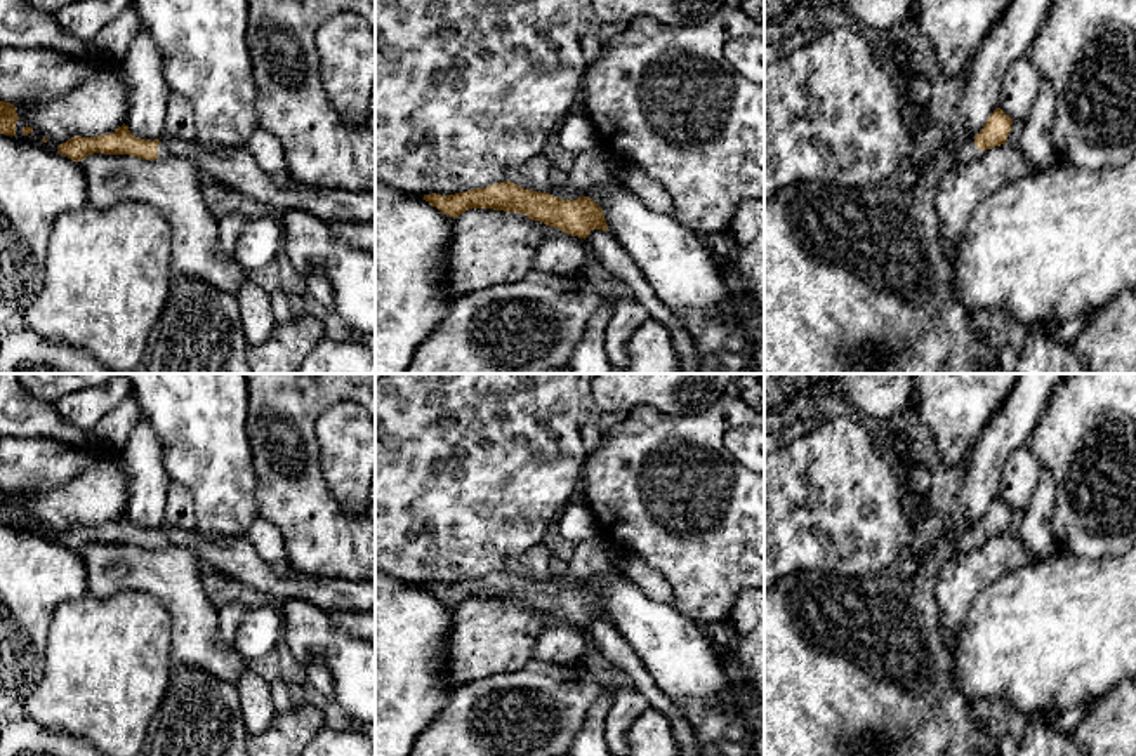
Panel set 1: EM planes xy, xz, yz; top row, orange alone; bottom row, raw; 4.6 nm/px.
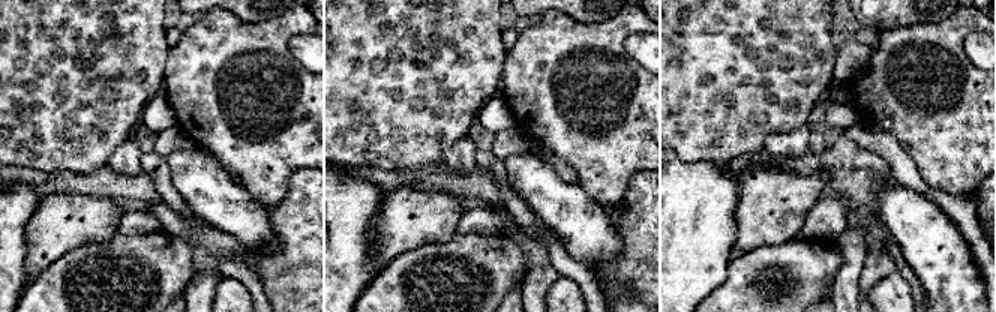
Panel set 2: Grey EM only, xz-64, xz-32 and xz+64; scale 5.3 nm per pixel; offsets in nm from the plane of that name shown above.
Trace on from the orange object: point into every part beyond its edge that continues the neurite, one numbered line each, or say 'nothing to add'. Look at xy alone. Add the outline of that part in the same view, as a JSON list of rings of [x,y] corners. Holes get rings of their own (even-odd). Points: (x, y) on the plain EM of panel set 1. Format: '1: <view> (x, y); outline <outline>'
1: xy (233, 558); outline [[[162,525],[158,549],[167,547],[195,551],[207,574],[215,574],[222,580],[234,580],[254,596],[273,598],[280,603],[299,598],[332,613],[375,607],[375,584],[307,575],[287,560],[266,561],[245,537],[207,535],[196,528]]]

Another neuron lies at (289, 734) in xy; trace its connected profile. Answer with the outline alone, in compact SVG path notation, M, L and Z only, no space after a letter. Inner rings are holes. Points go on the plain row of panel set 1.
M306 702L288 713L274 714L262 733L248 733L250 756L301 756L313 737L325 726L321 709Z

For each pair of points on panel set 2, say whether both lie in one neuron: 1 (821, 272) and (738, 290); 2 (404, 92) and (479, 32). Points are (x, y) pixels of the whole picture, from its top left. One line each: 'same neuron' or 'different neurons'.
1: same neuron
2: same neuron

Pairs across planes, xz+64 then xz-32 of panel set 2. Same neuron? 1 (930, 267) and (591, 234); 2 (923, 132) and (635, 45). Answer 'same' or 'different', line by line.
1: same
2: different

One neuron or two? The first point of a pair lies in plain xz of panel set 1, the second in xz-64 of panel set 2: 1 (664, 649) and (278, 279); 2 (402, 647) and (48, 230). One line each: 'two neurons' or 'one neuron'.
1: two neurons
2: two neurons

